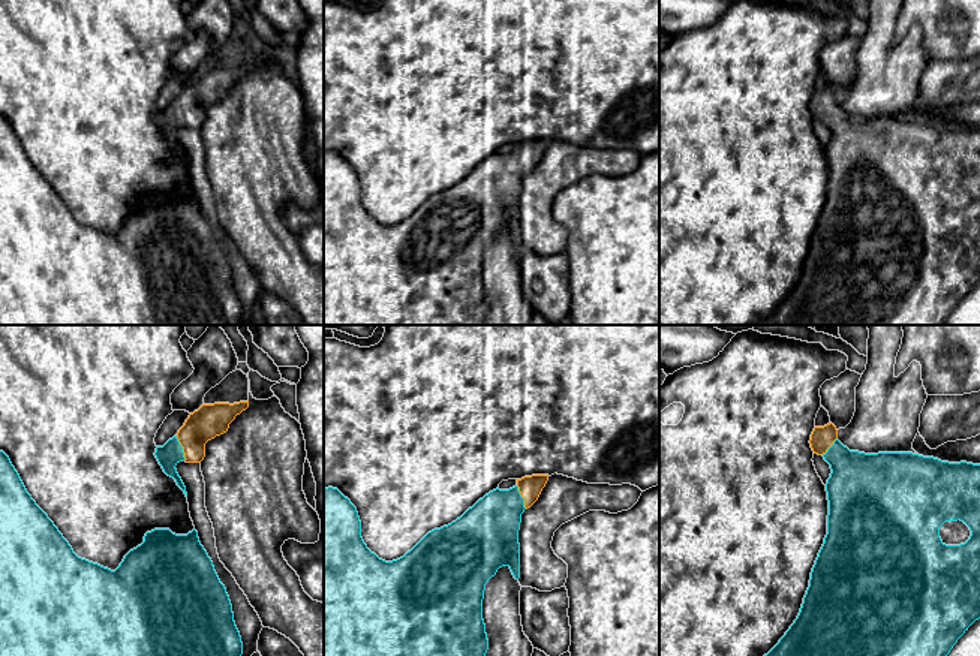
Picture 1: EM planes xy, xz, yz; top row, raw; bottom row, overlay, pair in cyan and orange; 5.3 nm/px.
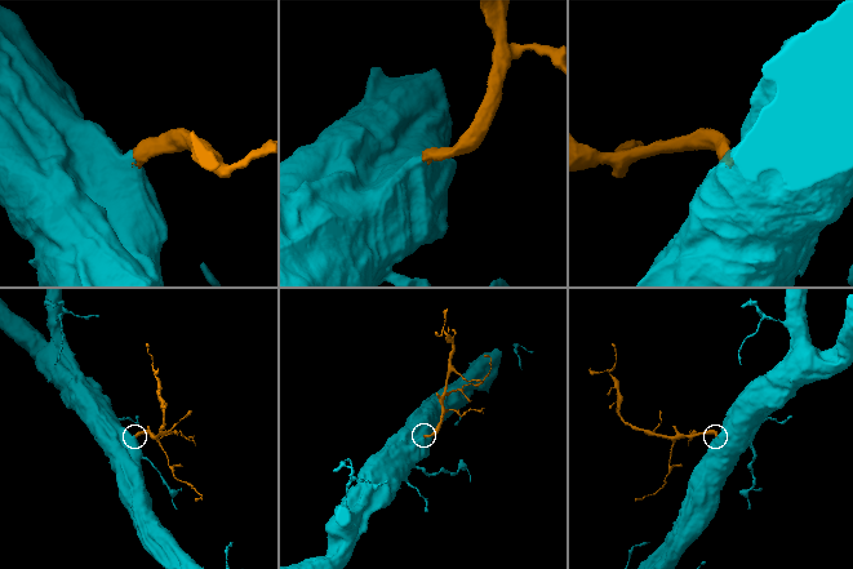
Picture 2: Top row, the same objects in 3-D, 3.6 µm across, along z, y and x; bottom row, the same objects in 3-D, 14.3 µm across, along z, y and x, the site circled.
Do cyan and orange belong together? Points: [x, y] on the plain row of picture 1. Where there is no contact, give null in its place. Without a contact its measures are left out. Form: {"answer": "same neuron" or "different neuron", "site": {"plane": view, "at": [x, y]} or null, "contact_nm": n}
{"answer": "same neuron", "site": {"plane": "xy", "at": [182, 113]}, "contact_nm": 140}

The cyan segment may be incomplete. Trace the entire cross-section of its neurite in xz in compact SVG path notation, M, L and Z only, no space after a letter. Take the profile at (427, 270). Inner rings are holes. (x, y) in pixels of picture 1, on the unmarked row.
M532 139L517 144L509 154L493 154L469 172L460 183L448 190L429 196L403 222L385 226L372 217L361 202L361 186L357 172L337 153L324 153L324 325L486 325L489 304L483 285L483 264L486 249L497 234L508 231L515 244L520 243L518 195L521 178L539 162L548 145L548 139Z

